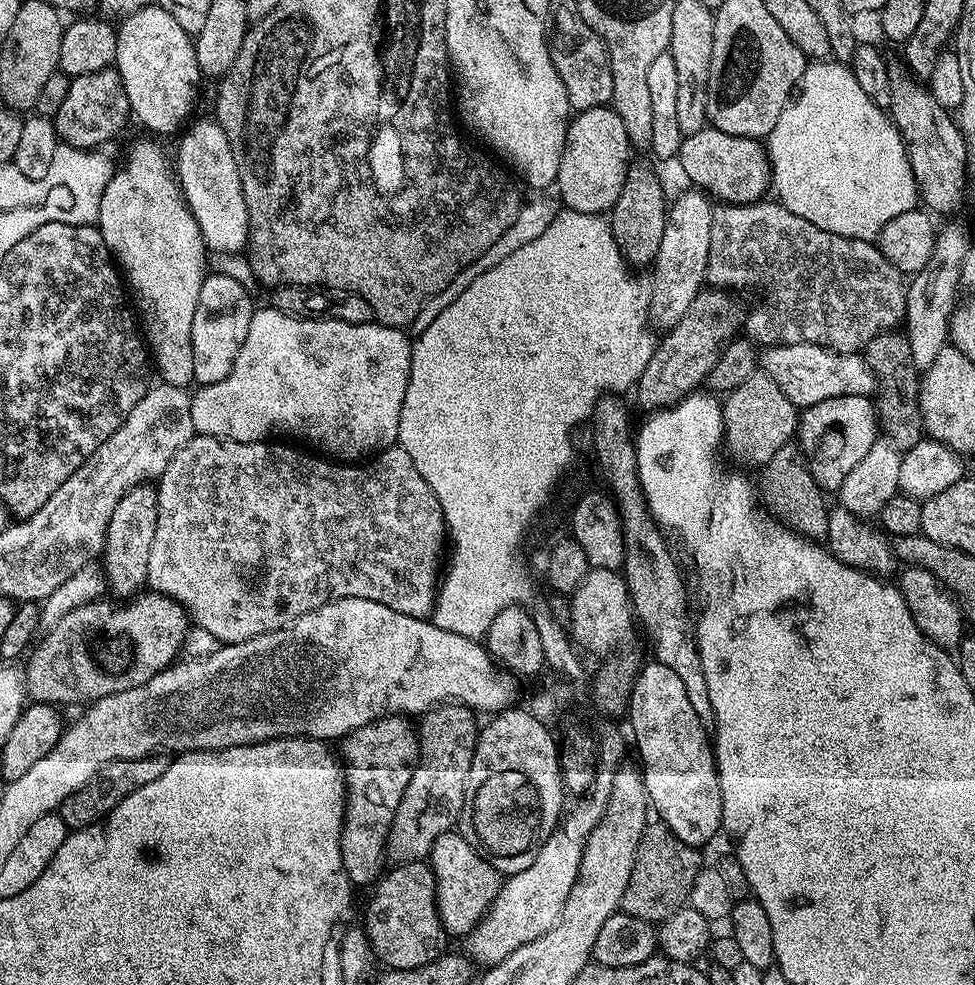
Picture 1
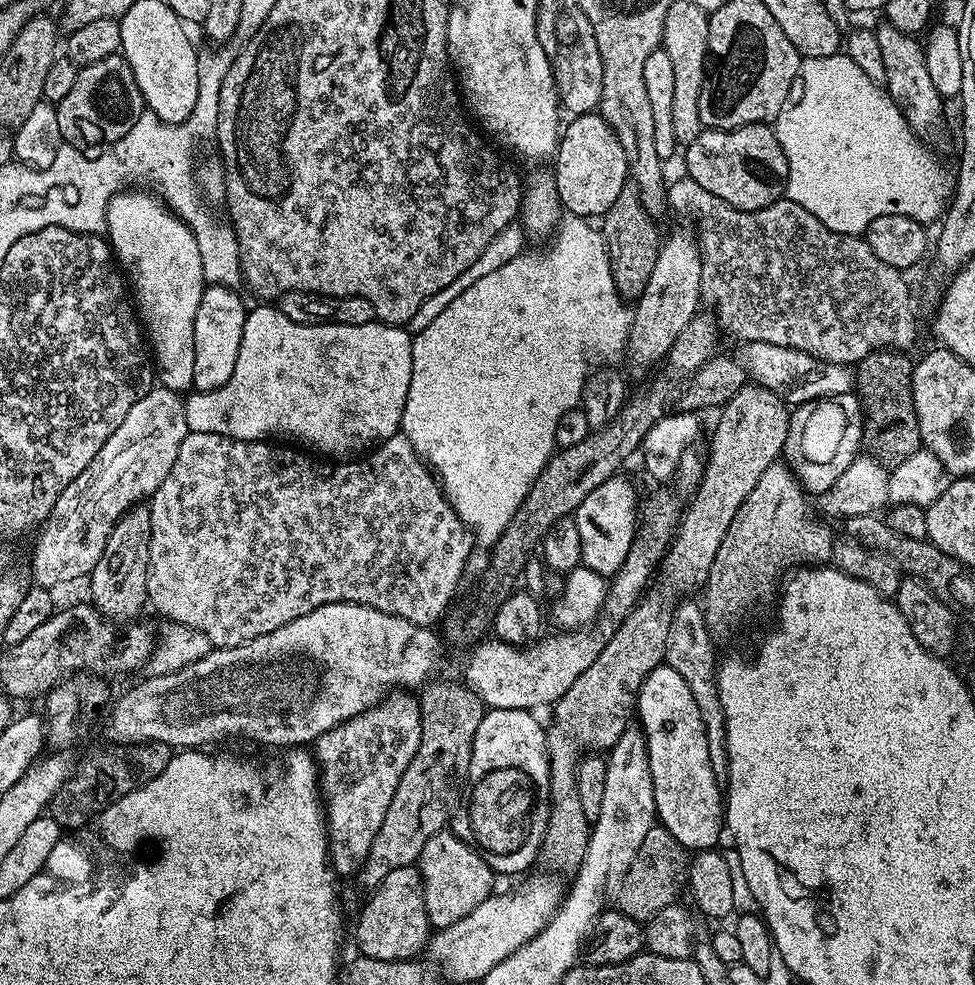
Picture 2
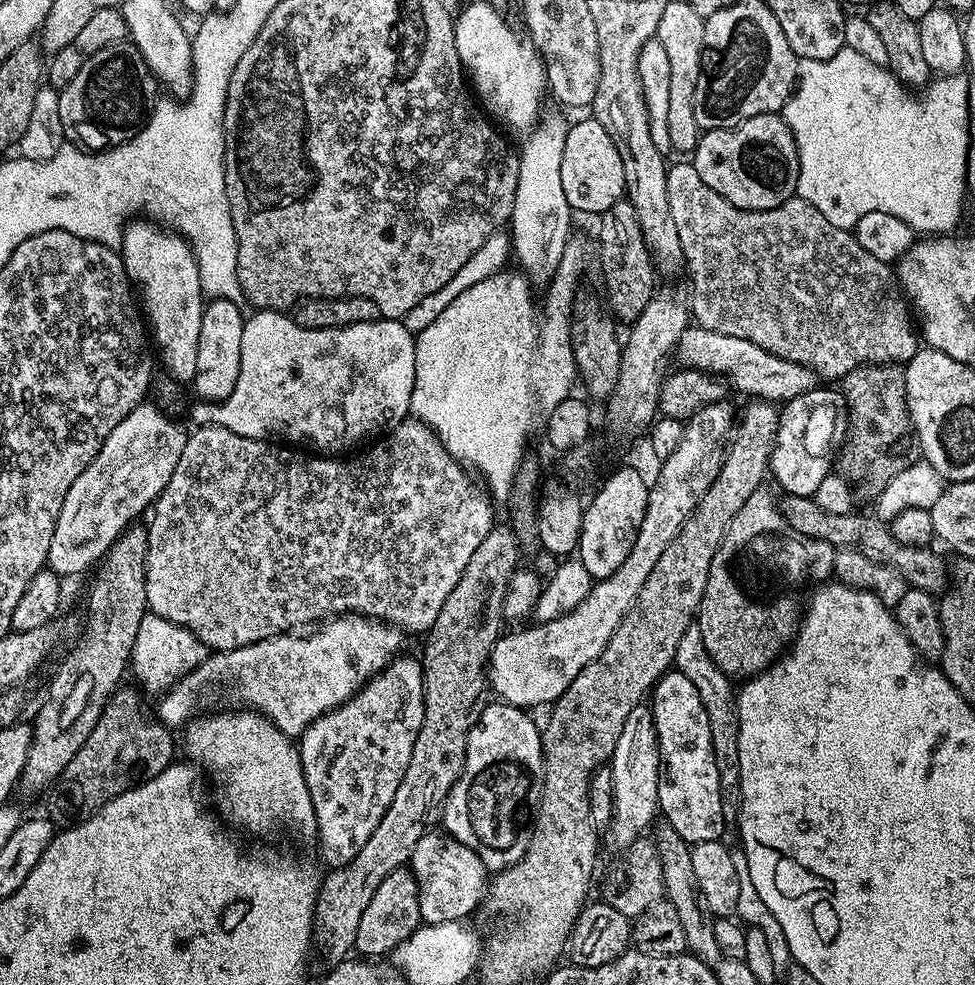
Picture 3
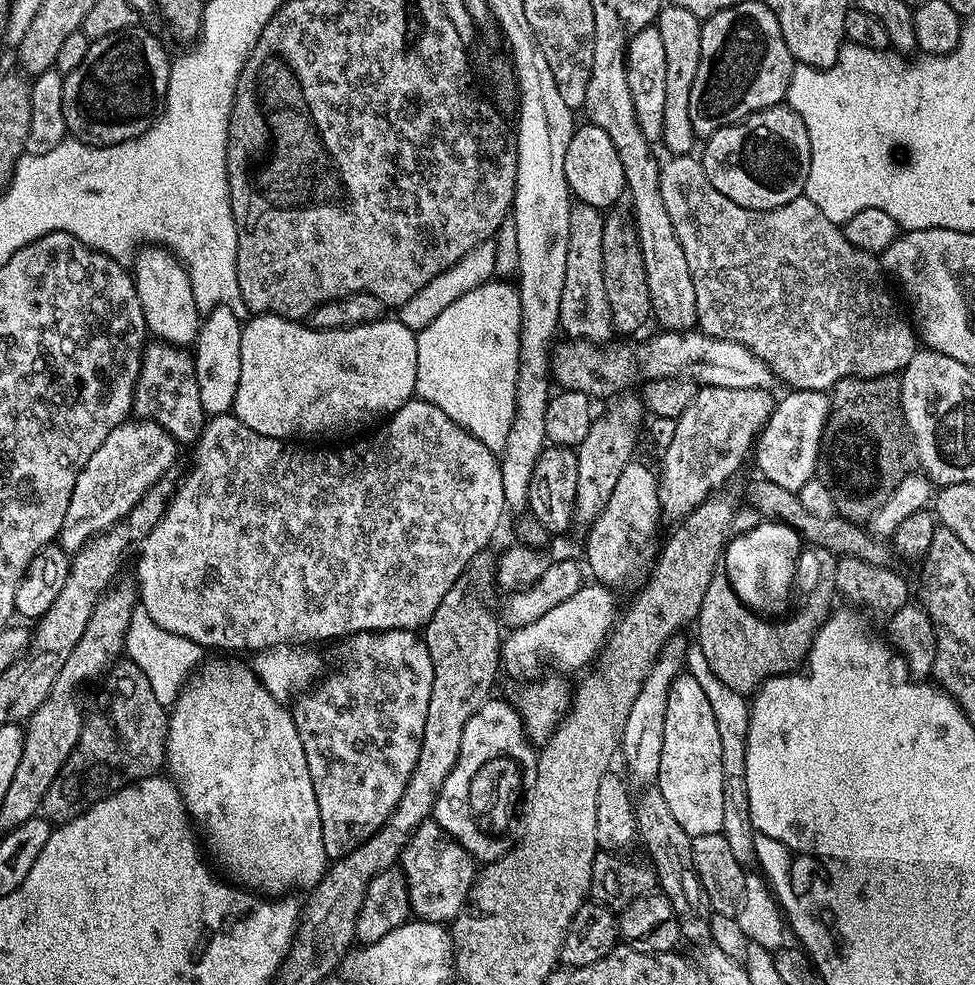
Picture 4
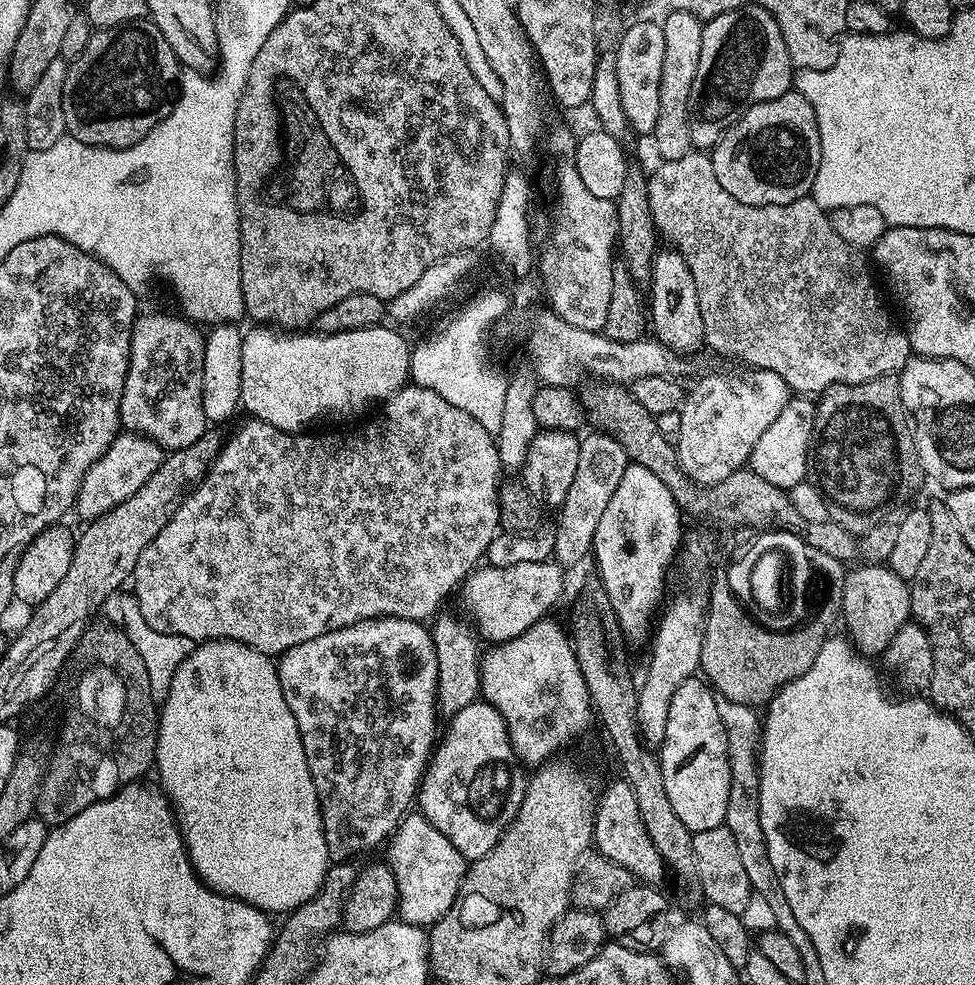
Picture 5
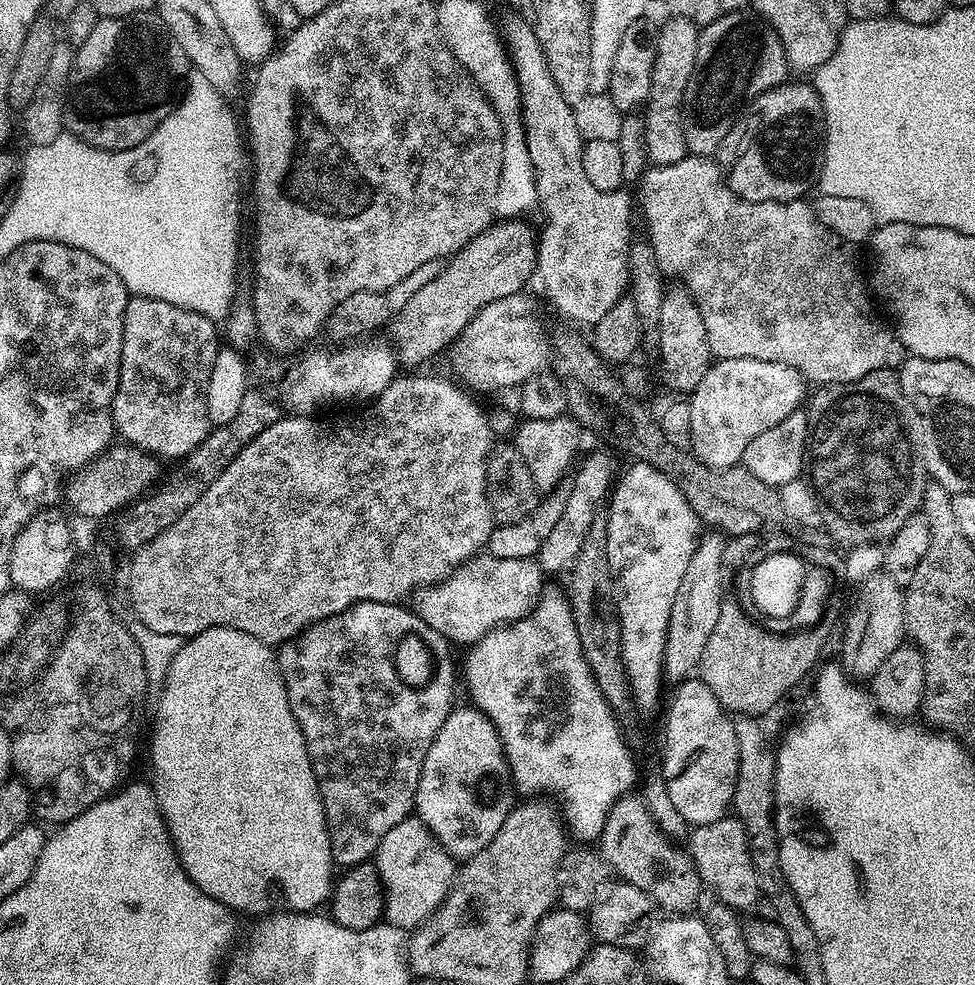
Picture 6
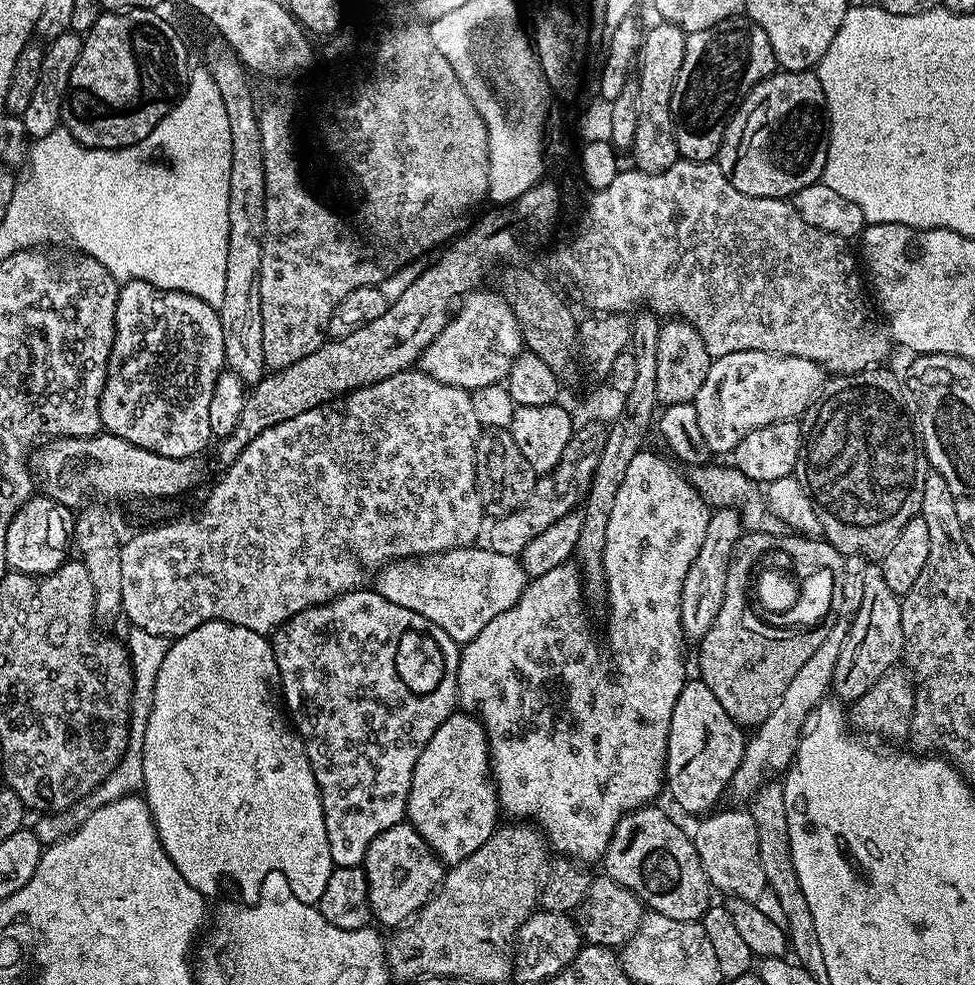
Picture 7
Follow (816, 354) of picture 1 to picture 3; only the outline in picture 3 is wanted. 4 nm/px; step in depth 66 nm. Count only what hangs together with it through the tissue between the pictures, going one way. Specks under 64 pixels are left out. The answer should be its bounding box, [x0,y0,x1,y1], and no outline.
[674,326,818,402]

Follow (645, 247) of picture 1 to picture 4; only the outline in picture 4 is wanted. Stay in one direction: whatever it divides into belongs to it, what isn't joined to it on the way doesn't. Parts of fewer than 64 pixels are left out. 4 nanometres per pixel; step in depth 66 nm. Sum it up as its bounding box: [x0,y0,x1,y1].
[602,210,653,338]

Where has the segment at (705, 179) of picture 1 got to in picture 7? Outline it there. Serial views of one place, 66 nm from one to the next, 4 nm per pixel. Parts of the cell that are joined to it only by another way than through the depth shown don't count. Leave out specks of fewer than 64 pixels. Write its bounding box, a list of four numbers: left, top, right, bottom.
[723,70,830,200]

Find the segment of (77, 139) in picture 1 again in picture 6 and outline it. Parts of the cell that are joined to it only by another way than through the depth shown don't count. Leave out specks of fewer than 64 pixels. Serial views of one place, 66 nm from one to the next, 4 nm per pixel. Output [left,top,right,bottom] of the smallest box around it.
[64,18,186,152]

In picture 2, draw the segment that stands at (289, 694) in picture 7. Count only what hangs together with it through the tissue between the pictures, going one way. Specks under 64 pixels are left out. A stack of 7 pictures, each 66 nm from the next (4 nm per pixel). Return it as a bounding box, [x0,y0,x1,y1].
[314,690,422,877]

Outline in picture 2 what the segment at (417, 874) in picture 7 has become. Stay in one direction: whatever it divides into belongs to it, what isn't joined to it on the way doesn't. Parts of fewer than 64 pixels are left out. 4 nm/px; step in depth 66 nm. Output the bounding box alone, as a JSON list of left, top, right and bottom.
[418,830,493,929]

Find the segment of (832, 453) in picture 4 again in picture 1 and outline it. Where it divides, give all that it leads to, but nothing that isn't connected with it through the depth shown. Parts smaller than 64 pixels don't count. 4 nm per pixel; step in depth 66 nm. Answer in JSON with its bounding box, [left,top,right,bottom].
[862,330,925,449]

